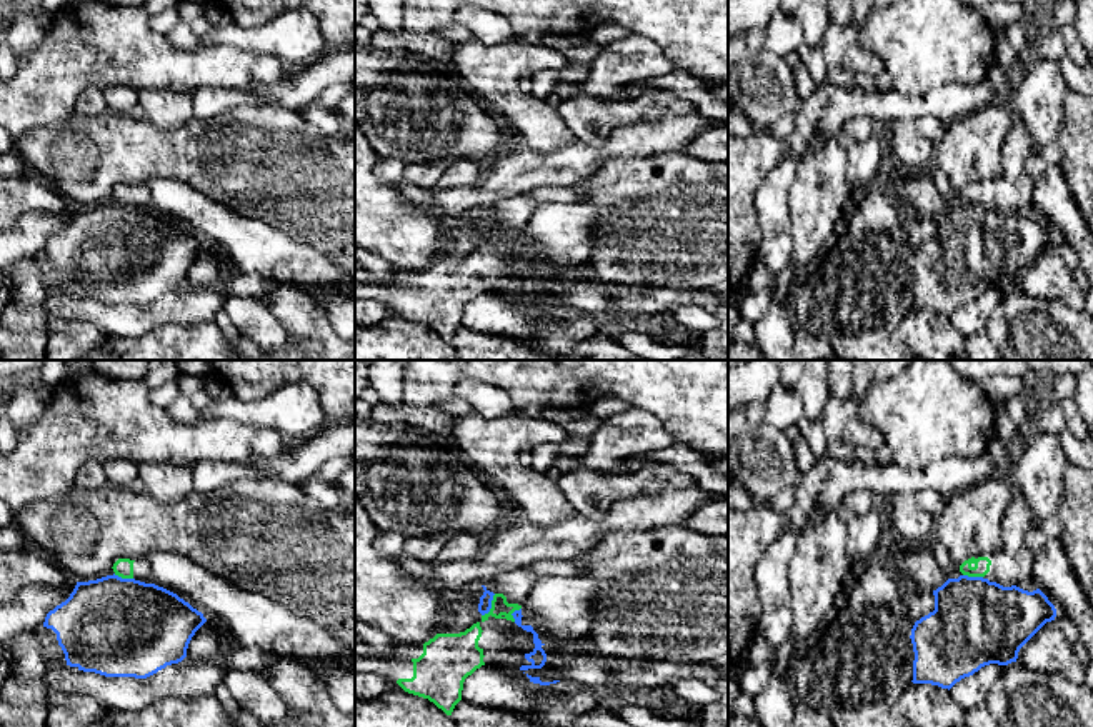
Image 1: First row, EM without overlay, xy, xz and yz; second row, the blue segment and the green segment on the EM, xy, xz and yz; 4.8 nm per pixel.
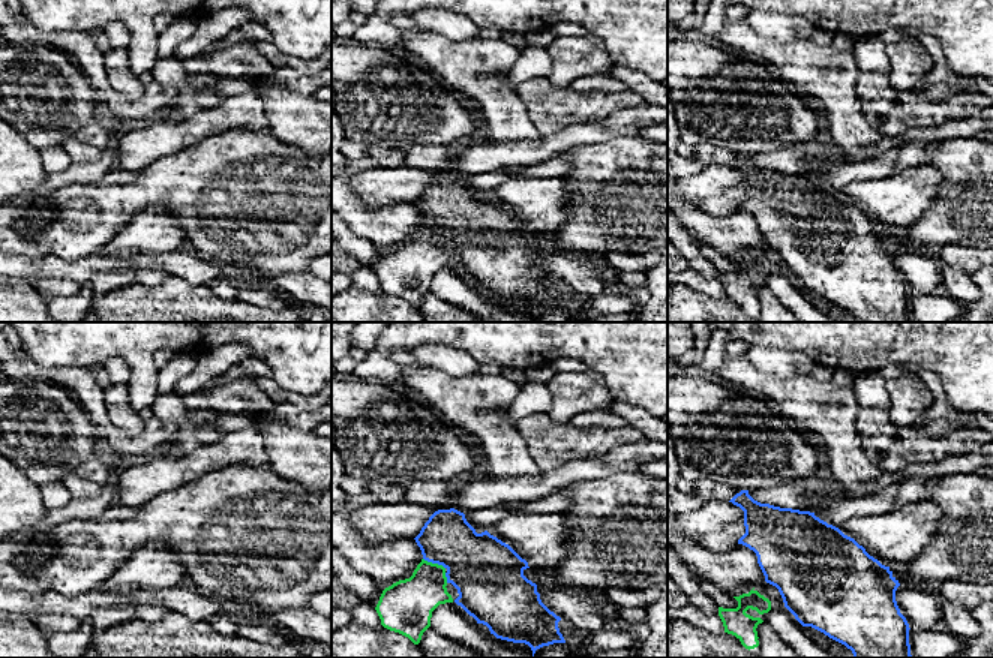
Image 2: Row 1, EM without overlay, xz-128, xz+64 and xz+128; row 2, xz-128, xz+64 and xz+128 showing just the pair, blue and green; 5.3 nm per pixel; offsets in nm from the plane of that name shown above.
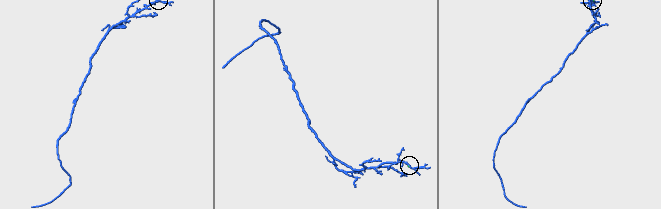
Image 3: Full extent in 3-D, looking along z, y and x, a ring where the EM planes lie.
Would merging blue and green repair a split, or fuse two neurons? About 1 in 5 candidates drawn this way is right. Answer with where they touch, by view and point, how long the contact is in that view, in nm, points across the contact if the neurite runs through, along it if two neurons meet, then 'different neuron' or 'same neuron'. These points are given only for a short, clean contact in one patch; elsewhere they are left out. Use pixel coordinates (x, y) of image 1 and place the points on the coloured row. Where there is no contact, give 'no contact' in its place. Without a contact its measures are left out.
contact xz (490, 606); length 130 nm; border xz (495, 594), (490, 609), (482, 616); different neuron

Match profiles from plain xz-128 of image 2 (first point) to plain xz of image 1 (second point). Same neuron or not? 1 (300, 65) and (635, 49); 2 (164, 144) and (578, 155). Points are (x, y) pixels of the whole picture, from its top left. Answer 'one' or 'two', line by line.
1: one
2: one

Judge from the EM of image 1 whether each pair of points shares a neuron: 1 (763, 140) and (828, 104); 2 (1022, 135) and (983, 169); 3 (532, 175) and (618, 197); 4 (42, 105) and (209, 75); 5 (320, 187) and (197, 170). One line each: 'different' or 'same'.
1: same
2: different
3: different
4: same
5: same

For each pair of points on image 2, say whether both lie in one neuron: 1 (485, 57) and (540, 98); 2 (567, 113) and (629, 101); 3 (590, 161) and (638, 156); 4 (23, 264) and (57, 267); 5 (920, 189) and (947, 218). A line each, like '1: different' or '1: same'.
1: different
2: same
3: same
4: same
5: different

